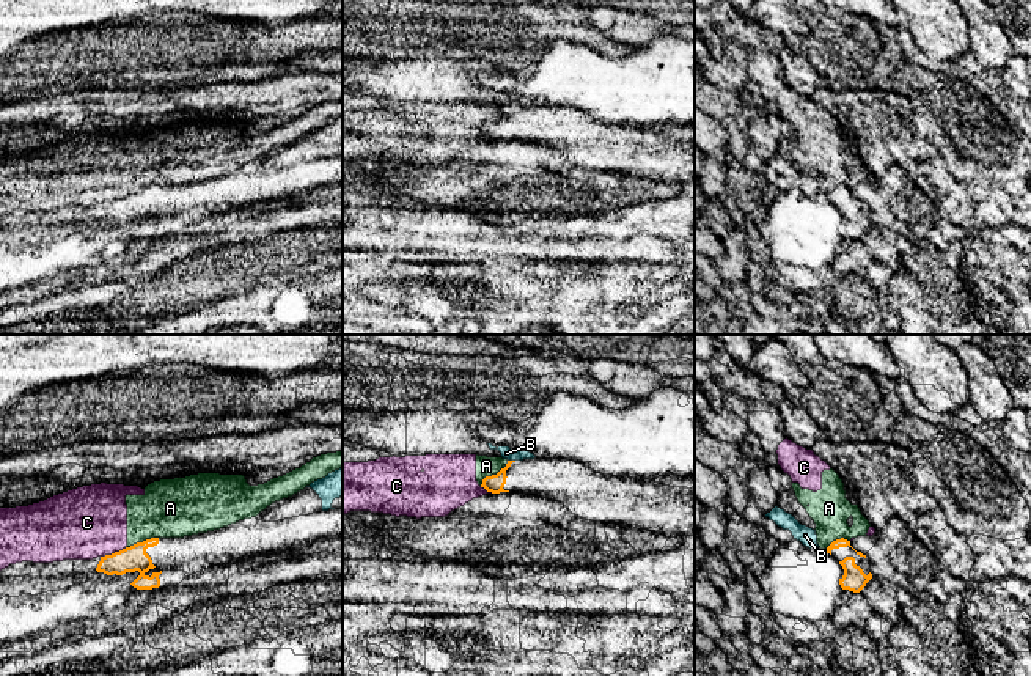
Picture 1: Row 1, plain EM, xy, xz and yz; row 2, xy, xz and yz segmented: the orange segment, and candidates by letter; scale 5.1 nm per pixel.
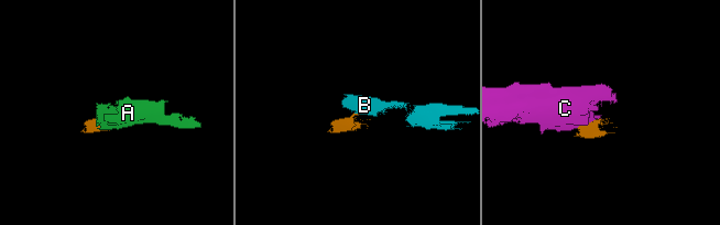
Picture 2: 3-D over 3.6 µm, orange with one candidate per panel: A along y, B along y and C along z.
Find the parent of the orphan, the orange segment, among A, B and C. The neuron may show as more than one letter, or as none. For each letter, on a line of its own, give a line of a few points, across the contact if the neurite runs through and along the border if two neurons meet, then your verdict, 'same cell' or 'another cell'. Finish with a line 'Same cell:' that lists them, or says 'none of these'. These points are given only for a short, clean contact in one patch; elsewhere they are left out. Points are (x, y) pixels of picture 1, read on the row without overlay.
A: xz (508, 109), (480, 132) | another cell
B: xz (508, 107), (514, 109) | another cell
C: xy (126, 195), (101, 205) | another cell
Same cell: none of these

